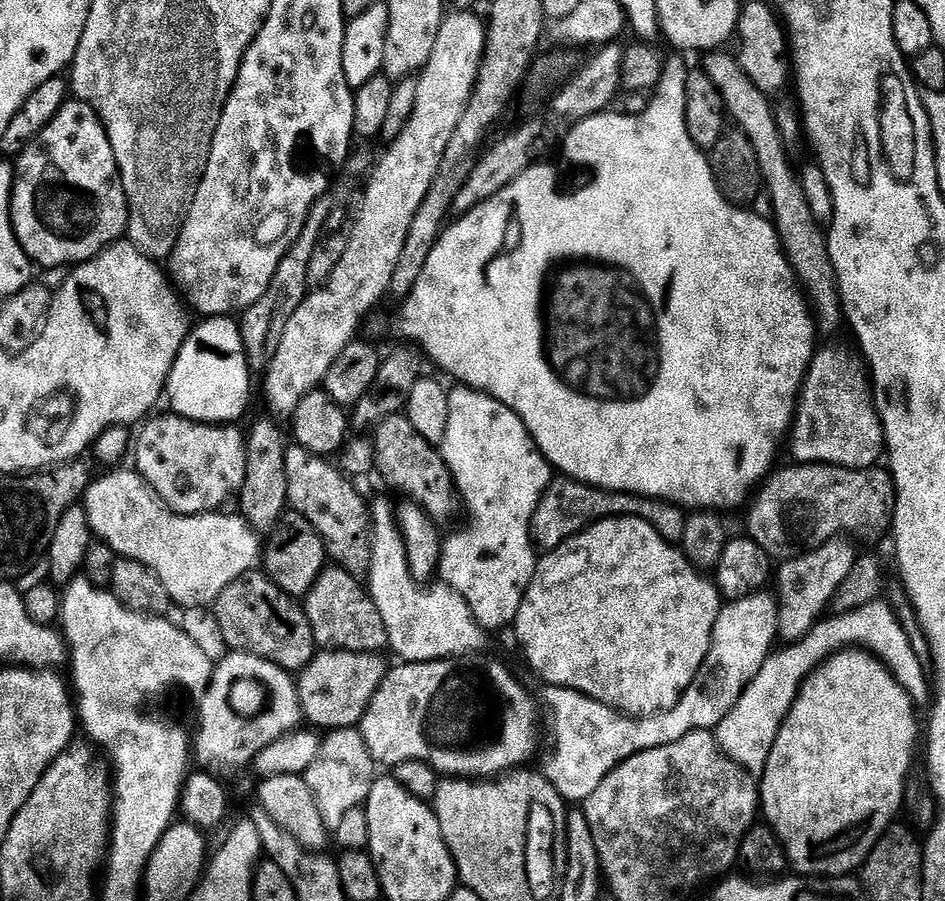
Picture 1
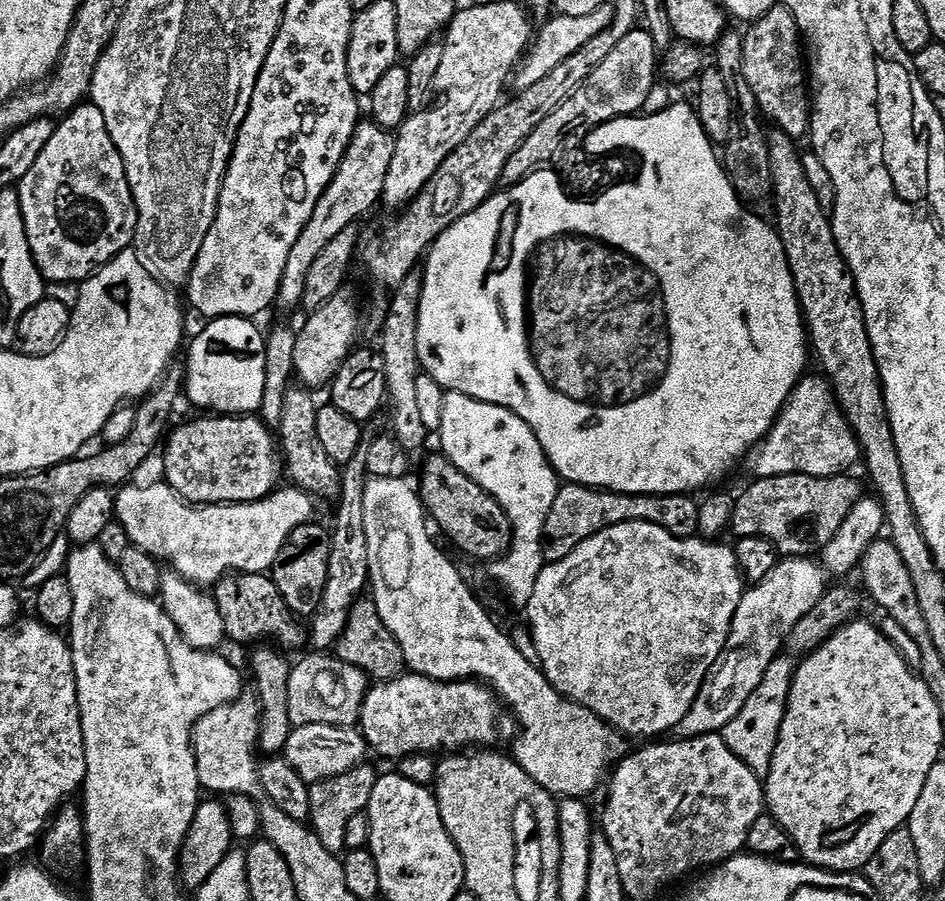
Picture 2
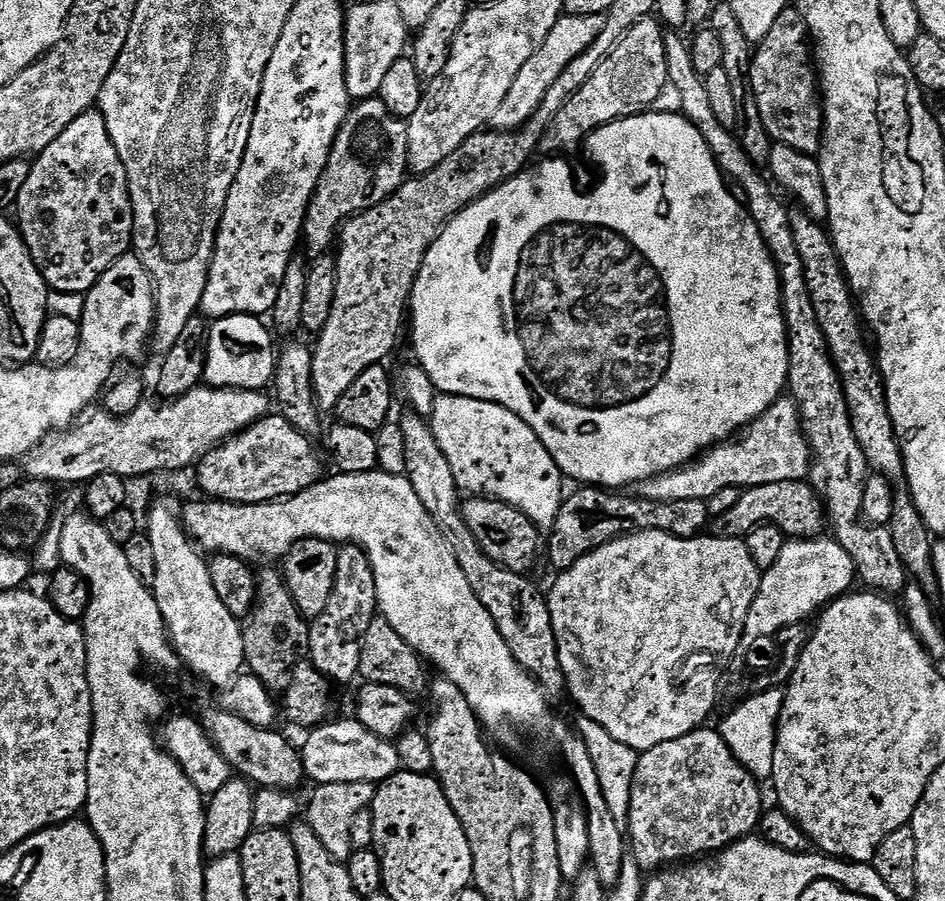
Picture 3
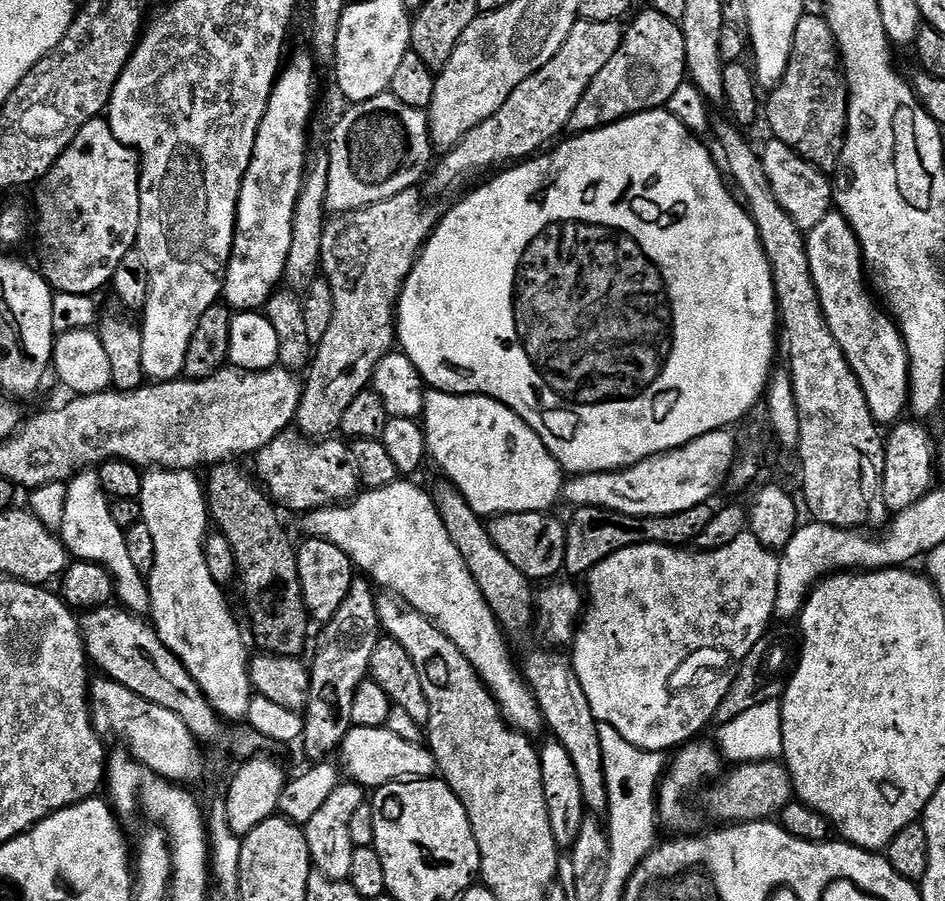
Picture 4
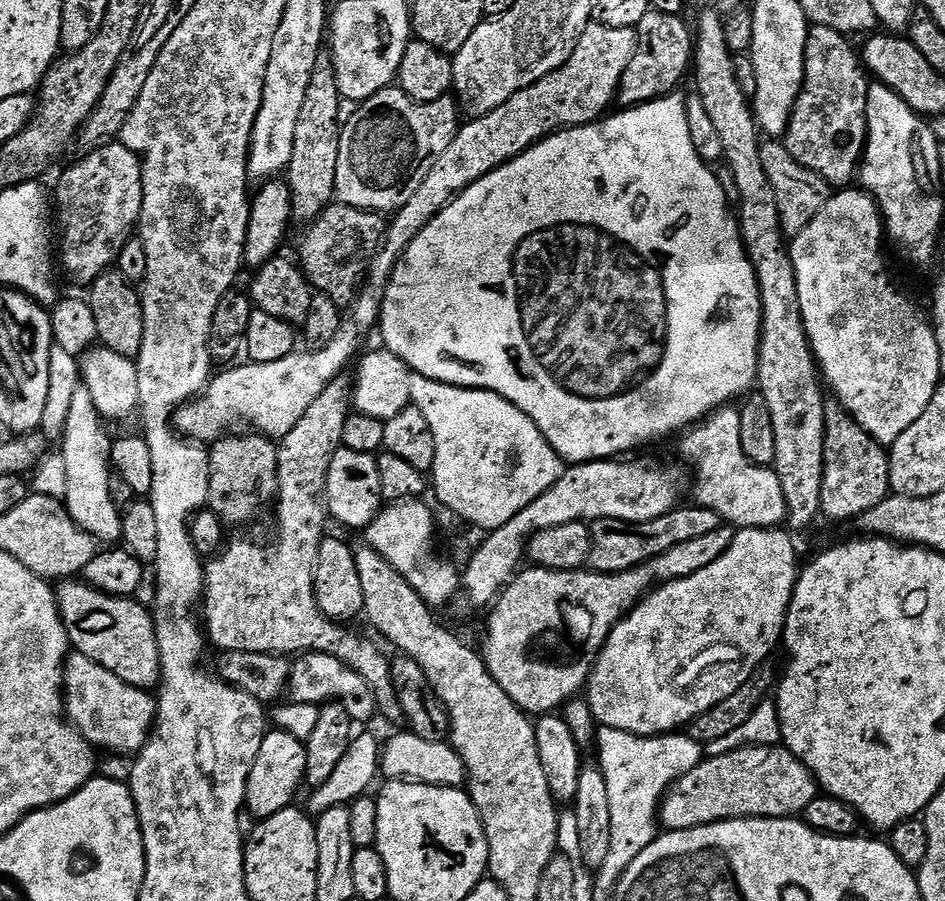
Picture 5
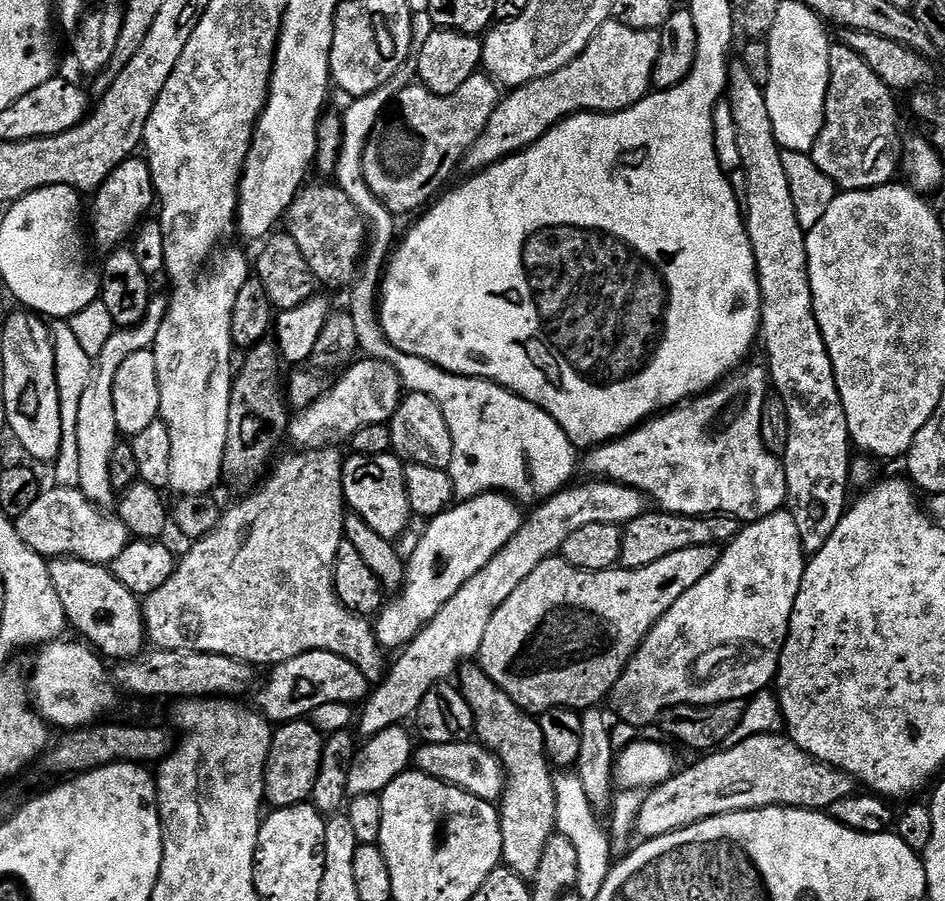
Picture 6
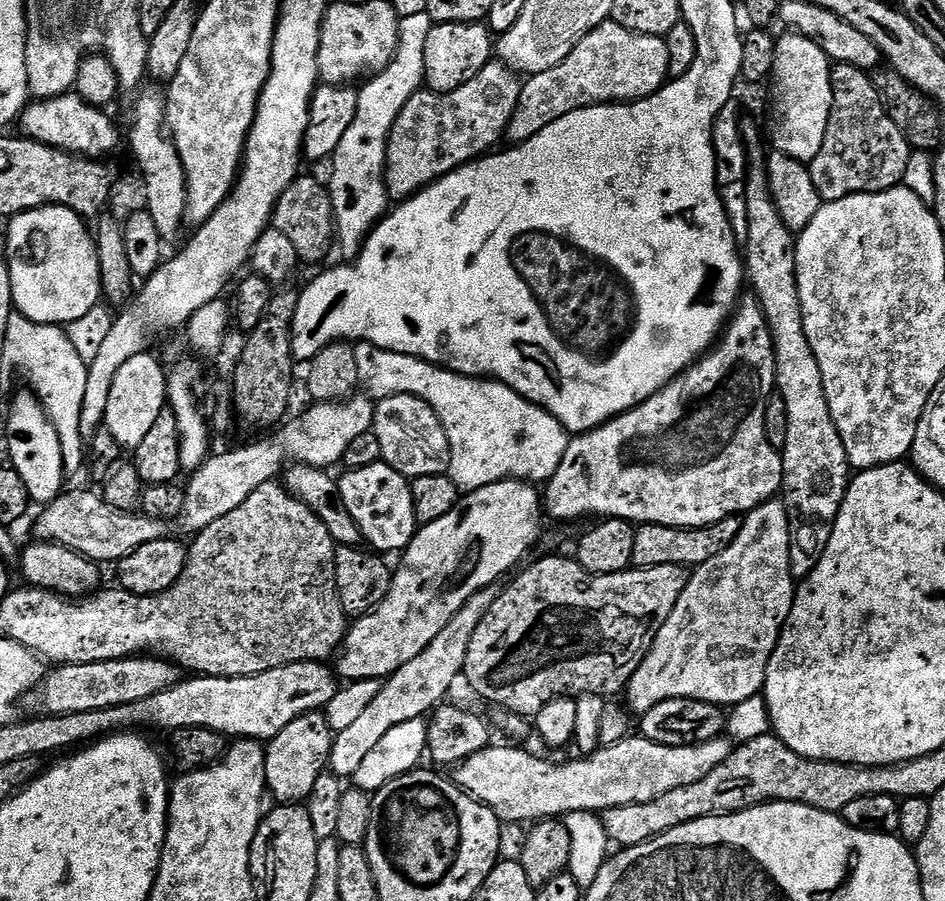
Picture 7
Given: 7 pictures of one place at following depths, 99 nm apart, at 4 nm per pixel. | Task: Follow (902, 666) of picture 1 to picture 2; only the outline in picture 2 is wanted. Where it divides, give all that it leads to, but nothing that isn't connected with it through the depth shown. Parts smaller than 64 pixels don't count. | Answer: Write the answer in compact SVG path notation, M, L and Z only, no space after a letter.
M784 654L773 658L754 694L746 698L746 706L742 706L736 717L722 729L724 741L730 750L734 750L734 754L738 754L738 758L742 758L742 762L746 762L746 766L750 766L750 770L754 770L754 774L761 778L768 775L782 722L786 718L788 691L792 689L794 675L794 664L790 661L792 660Z

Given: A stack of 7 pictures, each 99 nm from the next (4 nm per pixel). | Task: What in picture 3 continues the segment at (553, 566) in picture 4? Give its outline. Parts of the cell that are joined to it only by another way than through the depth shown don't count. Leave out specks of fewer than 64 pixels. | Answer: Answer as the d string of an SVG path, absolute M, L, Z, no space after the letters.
M472 496L462 504L462 515L470 534L482 546L482 550L495 564L509 568L511 572L527 573L528 567L536 560L536 555L542 552L541 529L513 504L494 500L491 496Z

